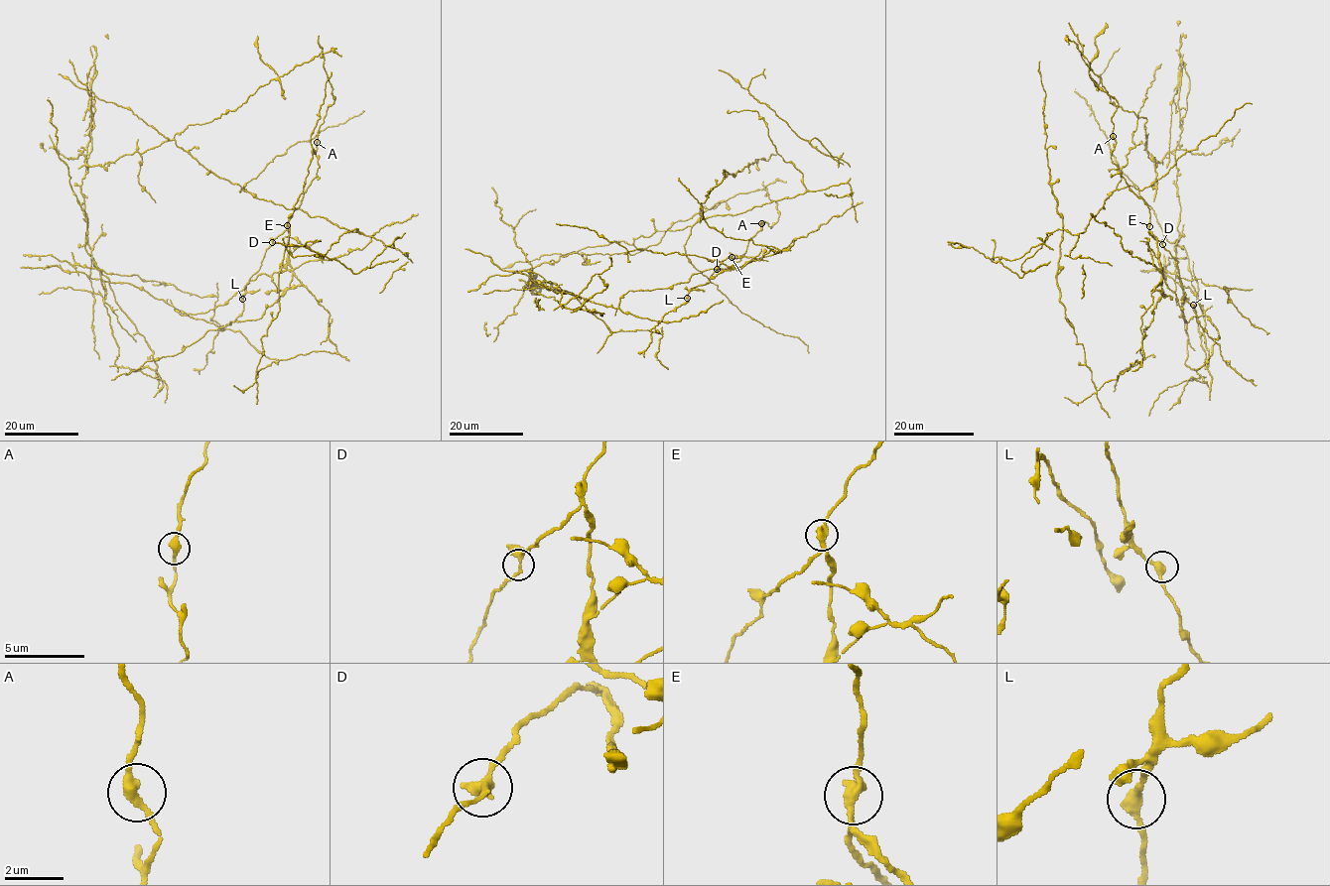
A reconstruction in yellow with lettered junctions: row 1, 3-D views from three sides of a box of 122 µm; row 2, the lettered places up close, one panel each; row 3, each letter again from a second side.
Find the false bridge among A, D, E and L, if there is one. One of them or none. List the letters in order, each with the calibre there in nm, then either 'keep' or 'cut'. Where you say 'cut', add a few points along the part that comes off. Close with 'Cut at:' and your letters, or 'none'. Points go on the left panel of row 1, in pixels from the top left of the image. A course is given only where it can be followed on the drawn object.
A: 360 nm thick; keep
D: 220 nm thick; keep
E: 300 nm thick; cut
L: 360 nm thick; keep
Cut at: E

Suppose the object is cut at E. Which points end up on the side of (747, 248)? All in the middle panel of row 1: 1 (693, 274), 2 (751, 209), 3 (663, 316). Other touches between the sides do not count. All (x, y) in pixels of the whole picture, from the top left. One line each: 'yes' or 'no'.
1: no
2: no
3: yes

